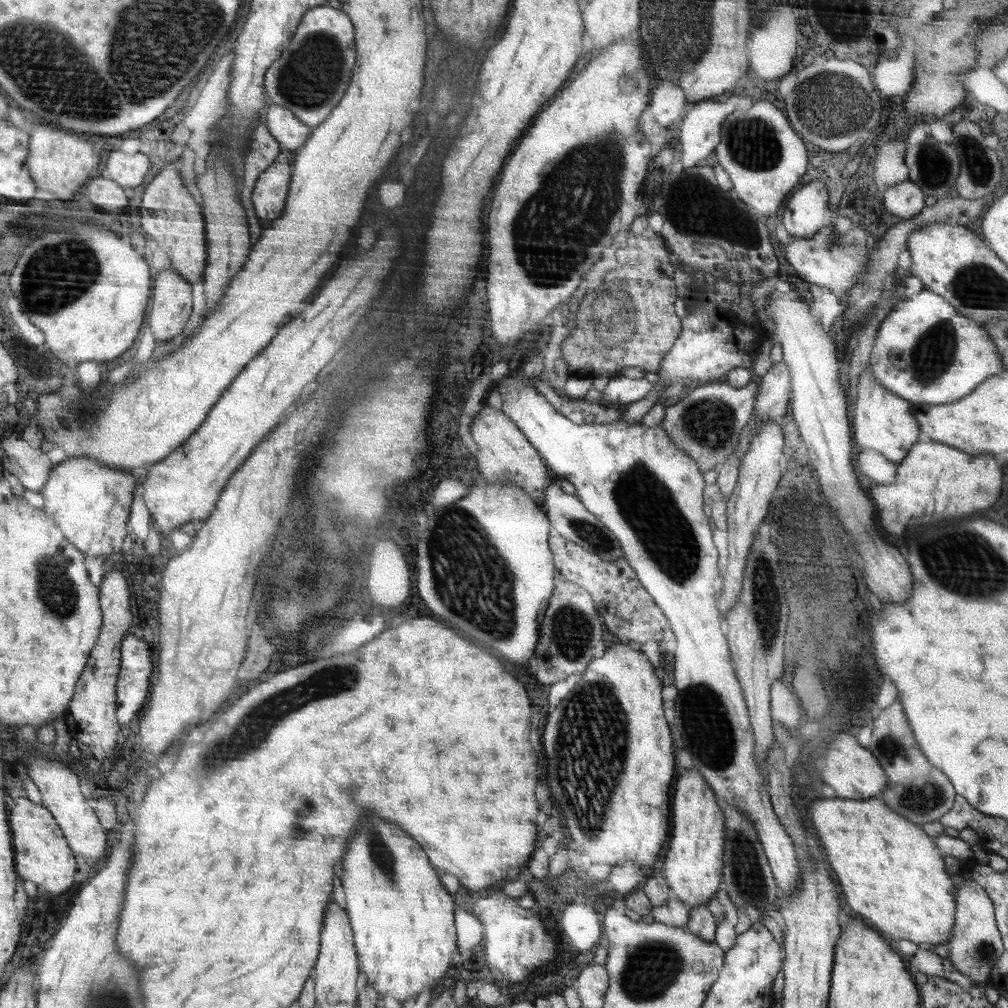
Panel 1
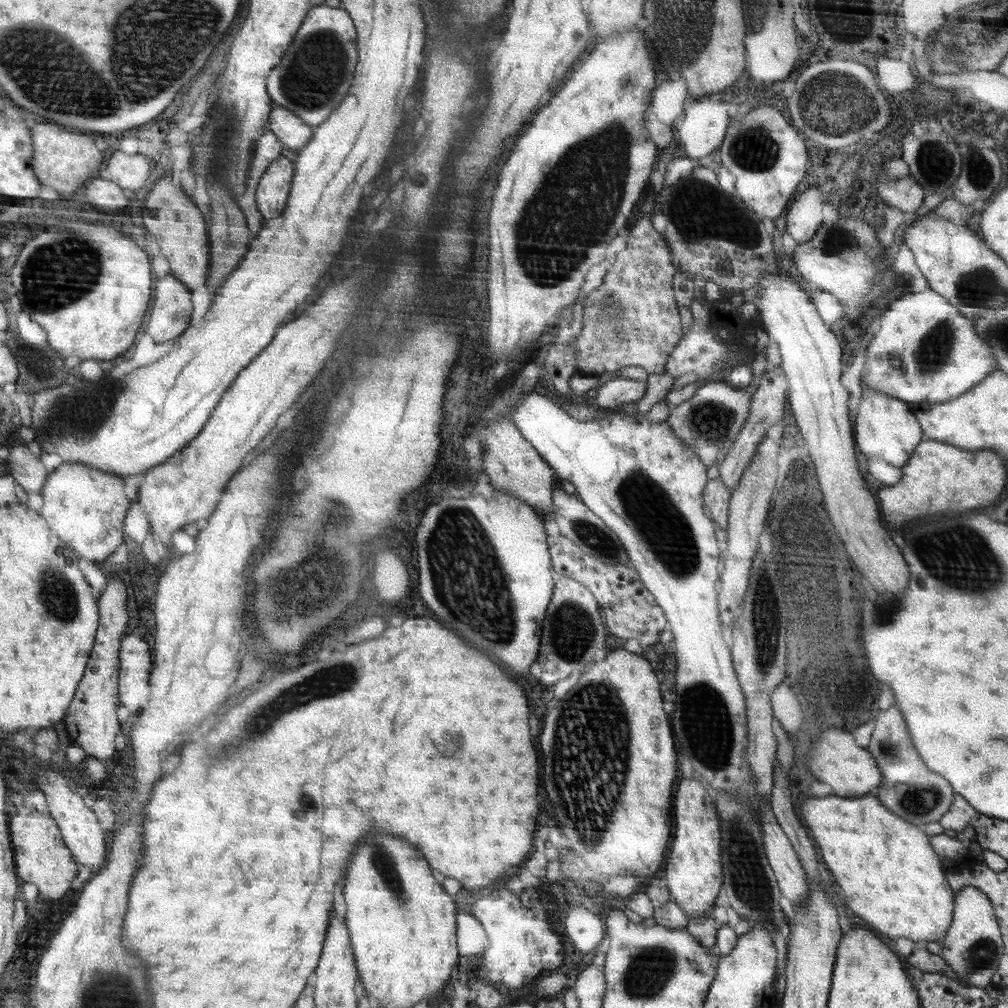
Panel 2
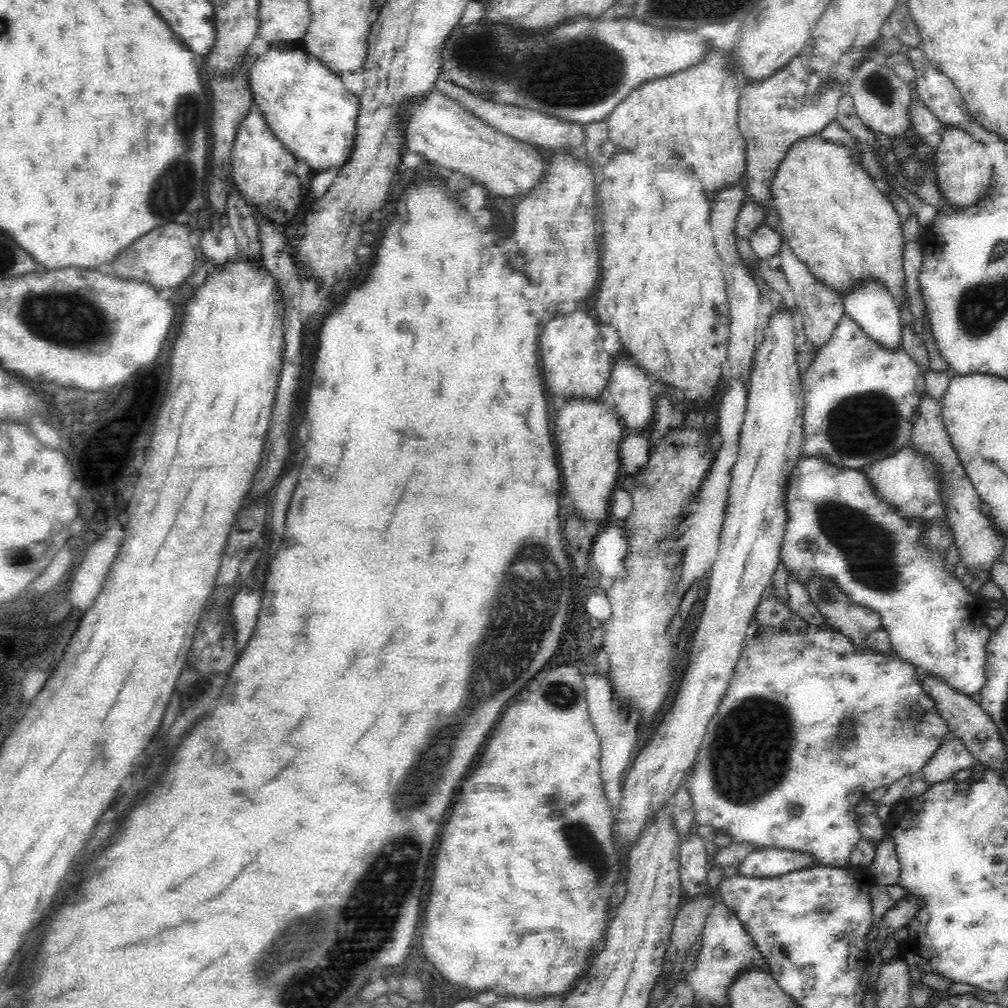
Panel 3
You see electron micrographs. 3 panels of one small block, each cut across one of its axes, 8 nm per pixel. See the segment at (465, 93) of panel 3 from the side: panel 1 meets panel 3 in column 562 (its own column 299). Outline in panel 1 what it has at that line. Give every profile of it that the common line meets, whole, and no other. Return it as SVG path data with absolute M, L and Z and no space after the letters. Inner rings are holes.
M271 104L267 112L267 126L283 144L283 150L299 152L313 134L313 128L307 128L307 124L291 108L279 104Z

